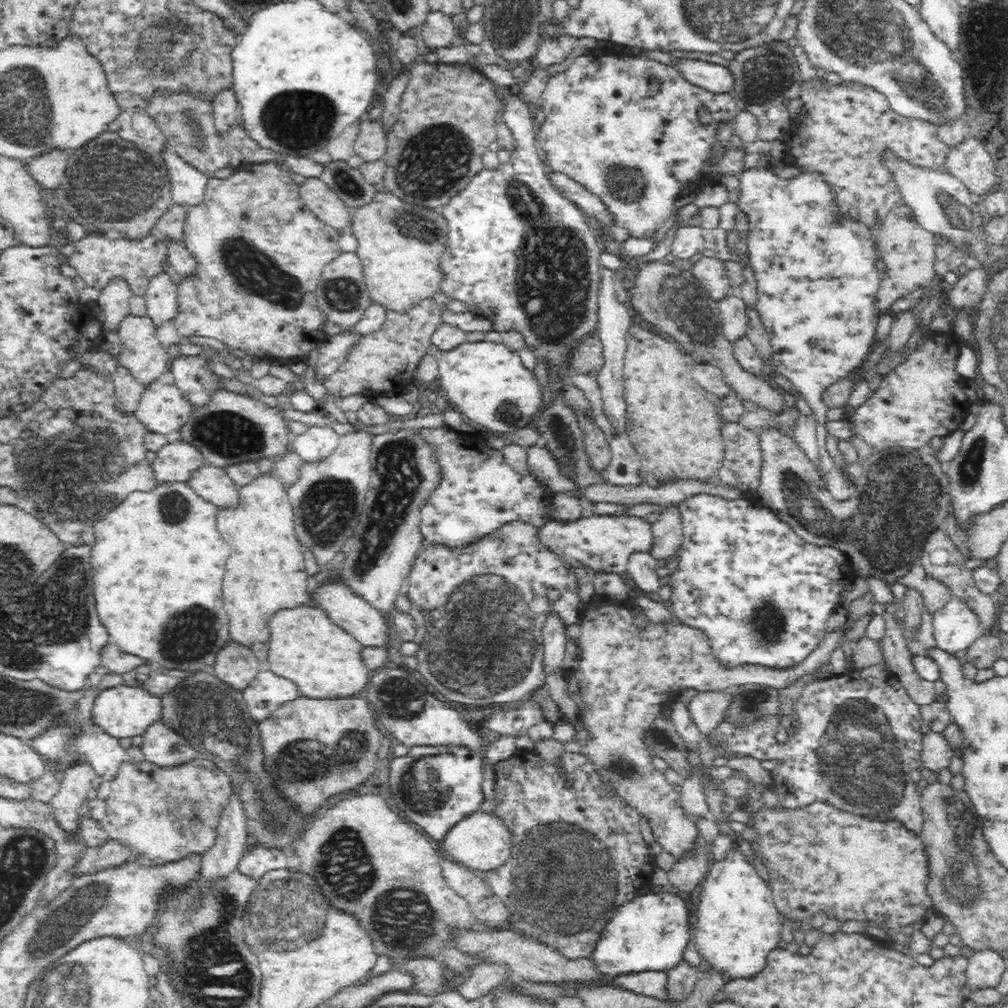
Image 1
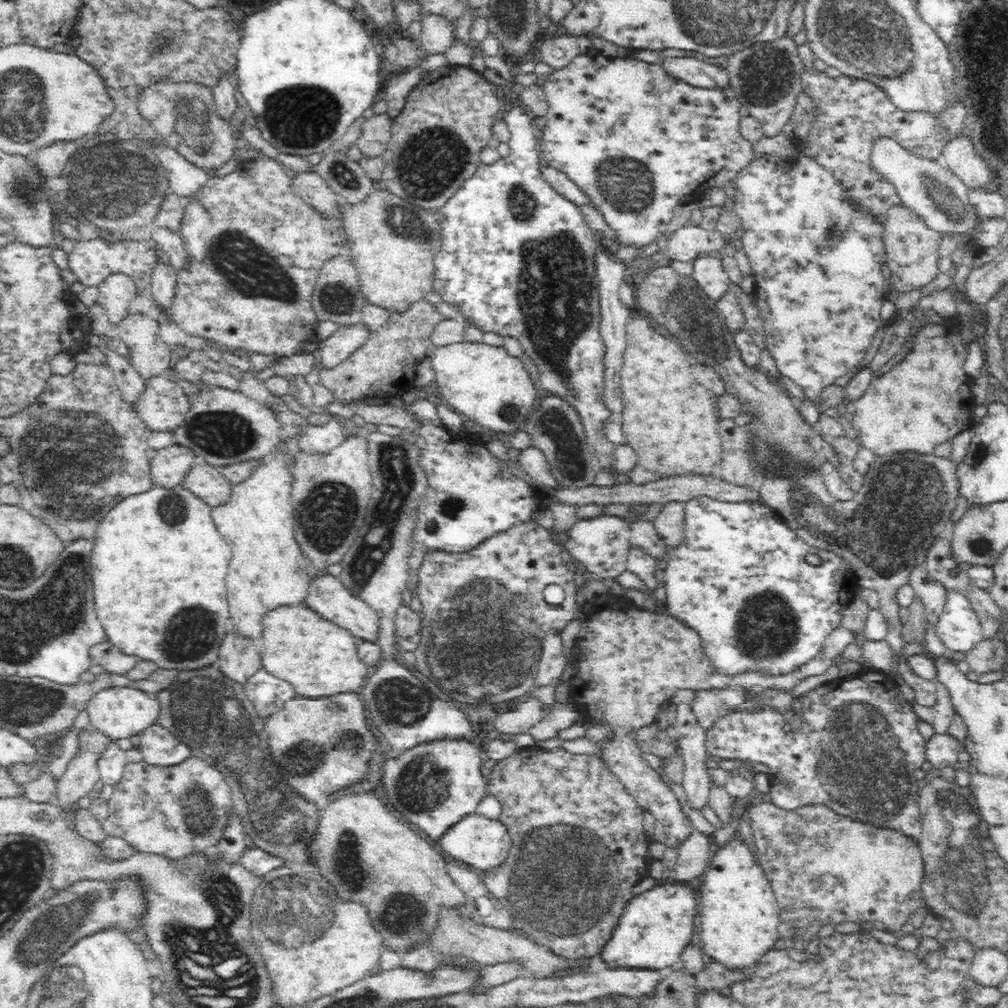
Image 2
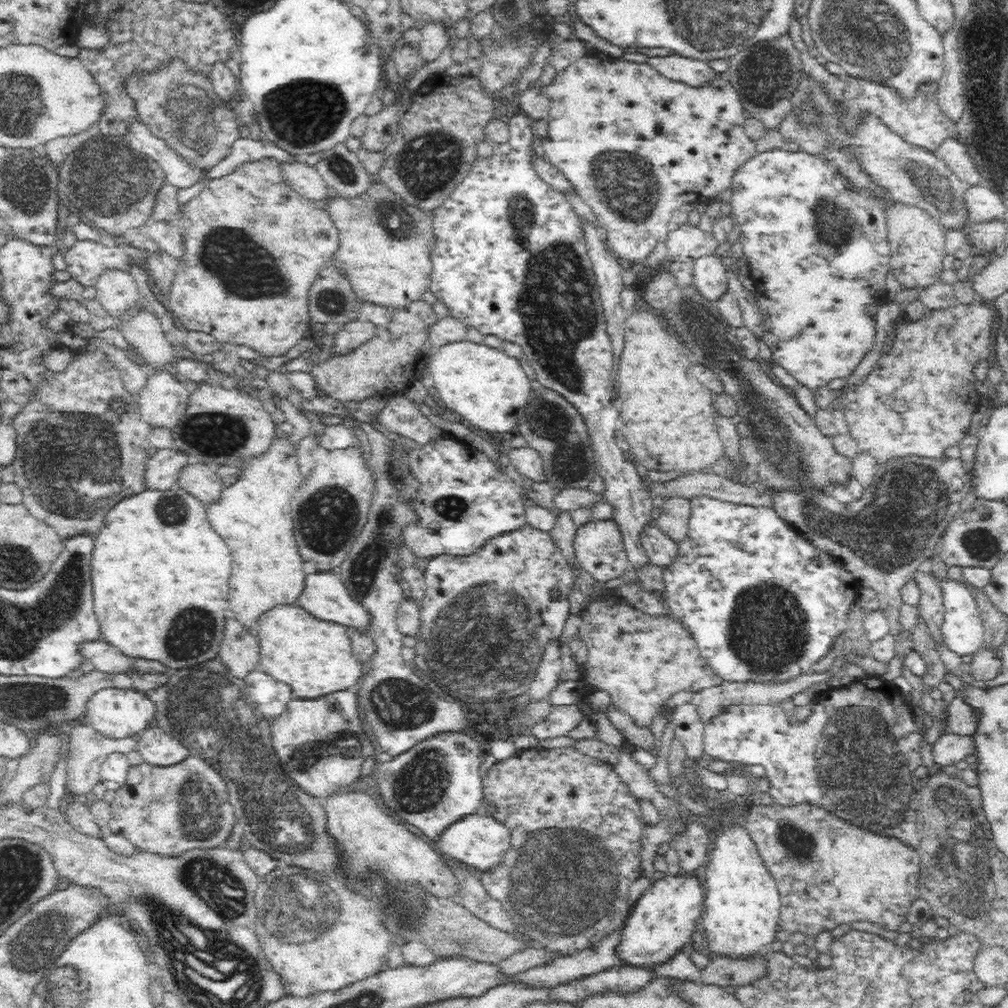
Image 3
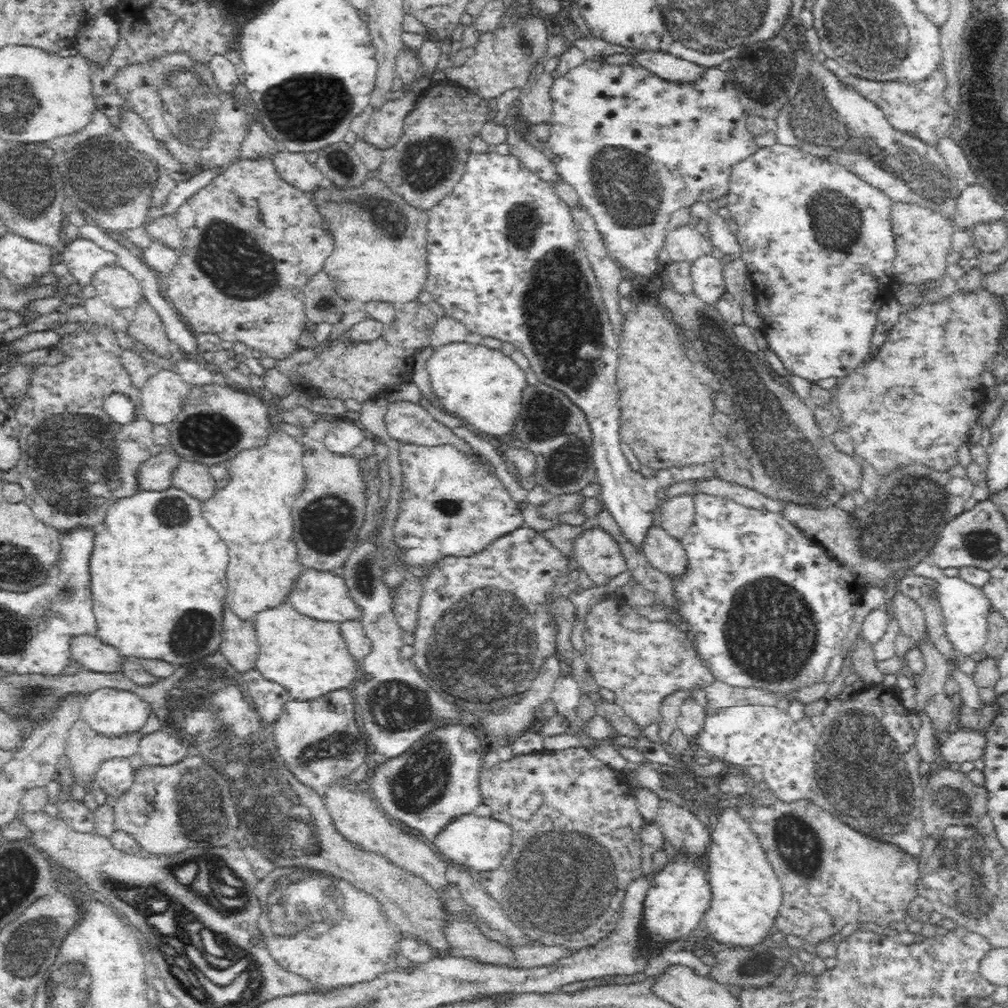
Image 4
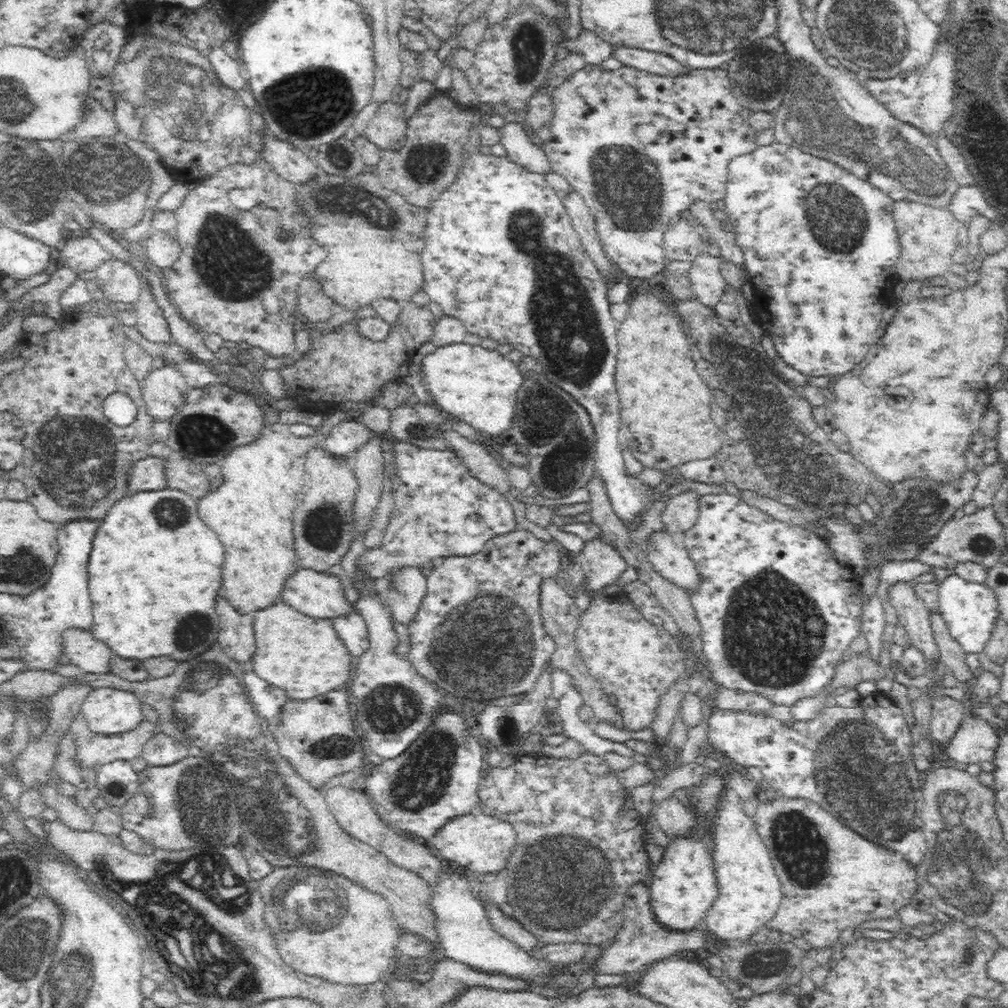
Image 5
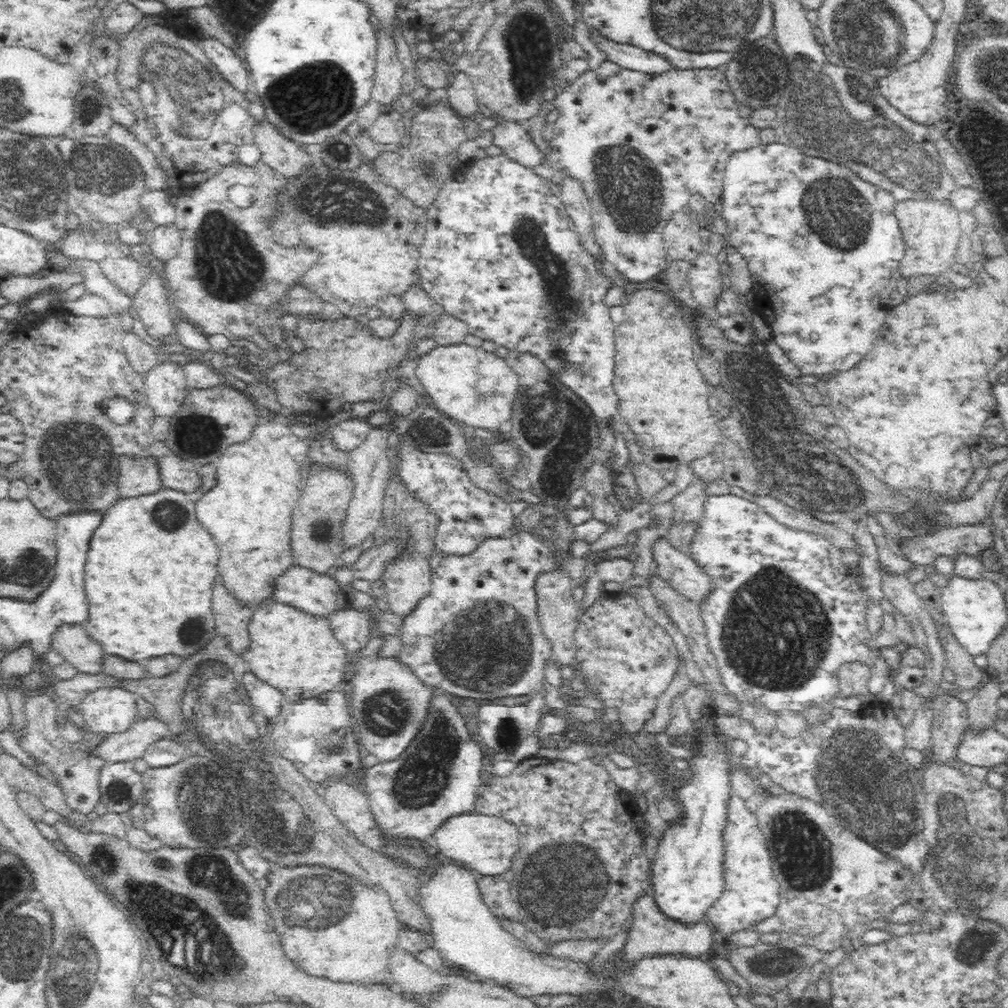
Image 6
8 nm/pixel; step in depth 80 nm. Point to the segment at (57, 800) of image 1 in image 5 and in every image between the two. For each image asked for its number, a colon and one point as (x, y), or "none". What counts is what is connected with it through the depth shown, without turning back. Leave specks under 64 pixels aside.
2: (81, 774)
3: (87, 749)
4: (87, 750)
5: (91, 749)

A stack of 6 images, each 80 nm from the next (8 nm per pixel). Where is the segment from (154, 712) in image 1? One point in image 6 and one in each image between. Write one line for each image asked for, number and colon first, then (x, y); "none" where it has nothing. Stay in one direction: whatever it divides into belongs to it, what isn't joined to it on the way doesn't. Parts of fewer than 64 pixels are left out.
2: (120, 712)
3: (116, 713)
4: (111, 712)
5: (108, 711)
6: (109, 710)

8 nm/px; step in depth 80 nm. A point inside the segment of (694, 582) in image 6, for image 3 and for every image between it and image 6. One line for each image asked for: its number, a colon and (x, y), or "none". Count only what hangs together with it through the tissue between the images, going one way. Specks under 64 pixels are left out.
3: (662, 551)
4: (665, 553)
5: (673, 563)

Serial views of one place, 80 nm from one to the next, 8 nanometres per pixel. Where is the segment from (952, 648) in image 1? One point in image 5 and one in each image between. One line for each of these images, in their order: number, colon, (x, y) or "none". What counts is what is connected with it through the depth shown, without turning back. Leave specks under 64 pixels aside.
2: (959, 629)
3: (963, 630)
4: (966, 607)
5: (970, 609)

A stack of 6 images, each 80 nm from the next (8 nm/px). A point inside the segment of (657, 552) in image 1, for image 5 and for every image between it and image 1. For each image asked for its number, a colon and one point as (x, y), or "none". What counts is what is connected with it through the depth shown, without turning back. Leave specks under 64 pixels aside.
2: (670, 522)
3: (673, 516)
4: (675, 515)
5: (680, 513)

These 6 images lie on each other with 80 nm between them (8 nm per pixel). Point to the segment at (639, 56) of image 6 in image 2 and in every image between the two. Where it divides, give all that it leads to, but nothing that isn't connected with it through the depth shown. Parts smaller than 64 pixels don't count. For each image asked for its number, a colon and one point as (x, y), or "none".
2: (695, 72)
3: (678, 68)
4: (665, 65)
5: (647, 61)

